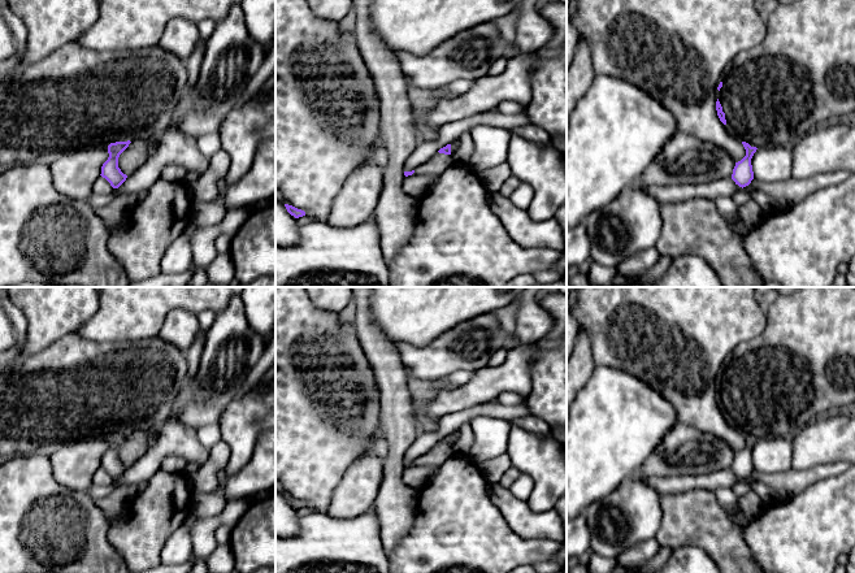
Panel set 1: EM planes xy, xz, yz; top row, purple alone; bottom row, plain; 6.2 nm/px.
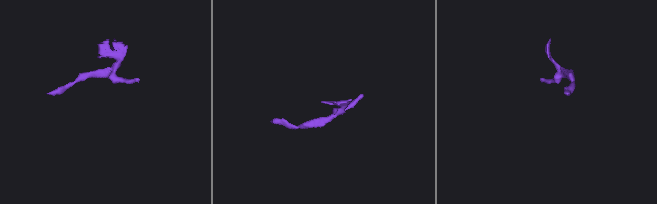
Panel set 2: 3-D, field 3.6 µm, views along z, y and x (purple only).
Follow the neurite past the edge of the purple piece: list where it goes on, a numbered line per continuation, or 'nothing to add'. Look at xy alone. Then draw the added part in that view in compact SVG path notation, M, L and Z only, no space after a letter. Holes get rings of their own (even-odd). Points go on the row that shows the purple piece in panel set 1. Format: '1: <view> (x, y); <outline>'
nothing to add

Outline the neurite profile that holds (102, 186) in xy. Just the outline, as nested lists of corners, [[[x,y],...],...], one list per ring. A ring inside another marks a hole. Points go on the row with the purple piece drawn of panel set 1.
[[[101,175],[94,183],[94,194],[96,195],[109,195],[109,194],[113,194],[113,191],[114,188]]]

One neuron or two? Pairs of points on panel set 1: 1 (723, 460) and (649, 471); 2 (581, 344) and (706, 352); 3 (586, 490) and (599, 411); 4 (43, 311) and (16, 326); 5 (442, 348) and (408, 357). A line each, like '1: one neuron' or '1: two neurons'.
1: one neuron
2: two neurons
3: one neuron
4: two neurons
5: one neuron

